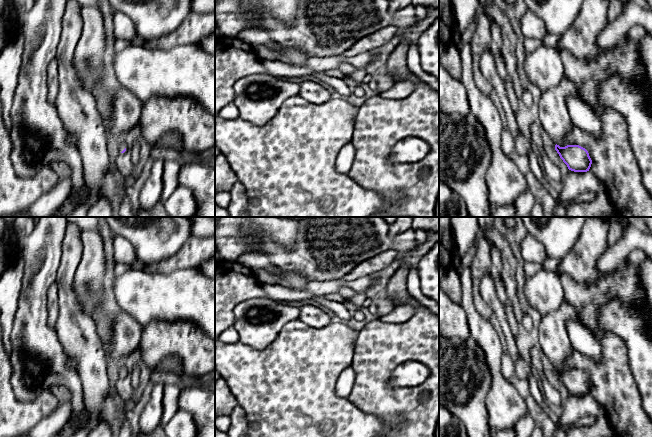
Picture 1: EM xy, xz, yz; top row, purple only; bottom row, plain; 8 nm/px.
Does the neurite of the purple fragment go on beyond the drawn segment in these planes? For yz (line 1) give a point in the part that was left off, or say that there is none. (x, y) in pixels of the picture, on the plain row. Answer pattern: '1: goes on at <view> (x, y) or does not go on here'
1: does not go on here

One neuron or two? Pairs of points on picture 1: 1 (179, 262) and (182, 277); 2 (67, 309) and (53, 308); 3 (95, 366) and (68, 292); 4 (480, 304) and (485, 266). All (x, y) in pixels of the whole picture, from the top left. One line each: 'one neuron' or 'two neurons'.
1: two neurons
2: two neurons
3: one neuron
4: one neuron

